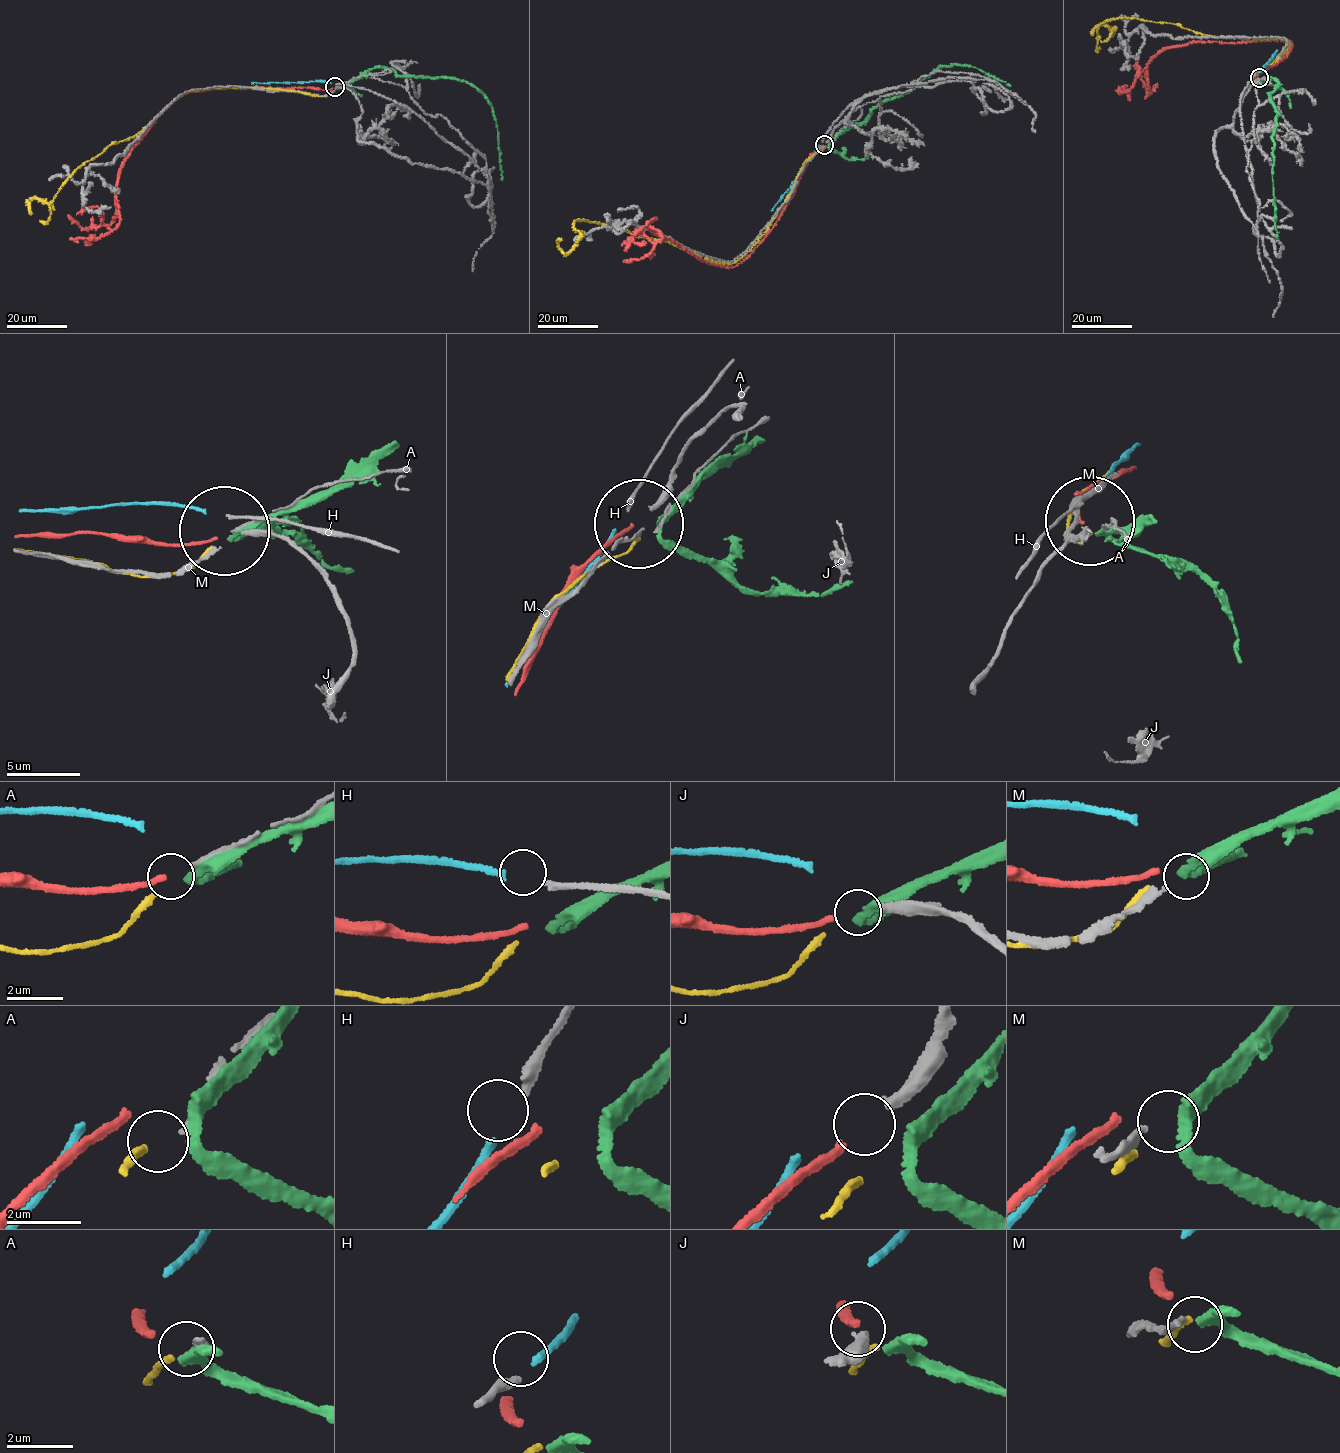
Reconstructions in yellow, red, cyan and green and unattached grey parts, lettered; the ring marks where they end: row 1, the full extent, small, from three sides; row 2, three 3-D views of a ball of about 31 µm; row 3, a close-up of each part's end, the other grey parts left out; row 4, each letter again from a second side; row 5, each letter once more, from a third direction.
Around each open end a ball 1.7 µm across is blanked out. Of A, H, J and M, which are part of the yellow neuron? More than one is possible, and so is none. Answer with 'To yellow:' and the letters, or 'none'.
To yellow: A

